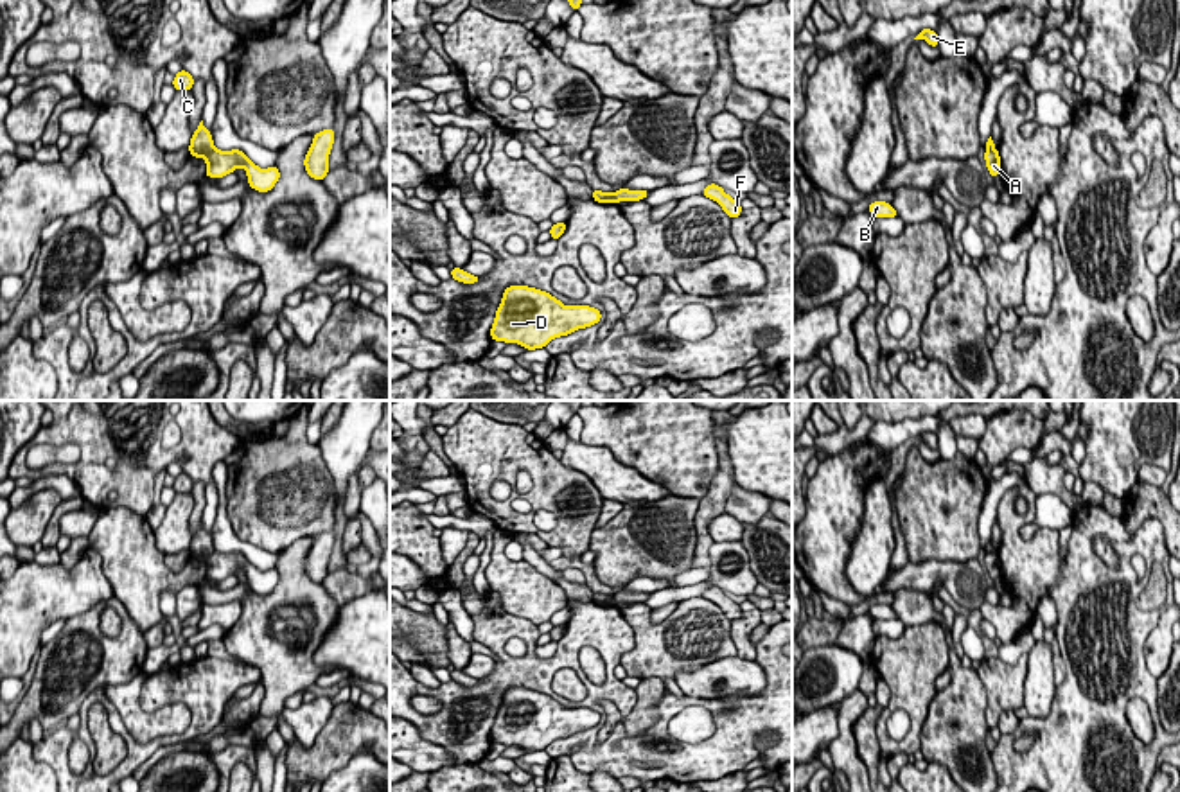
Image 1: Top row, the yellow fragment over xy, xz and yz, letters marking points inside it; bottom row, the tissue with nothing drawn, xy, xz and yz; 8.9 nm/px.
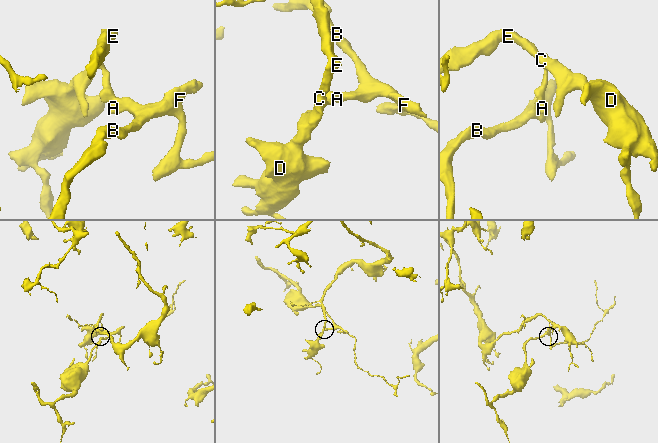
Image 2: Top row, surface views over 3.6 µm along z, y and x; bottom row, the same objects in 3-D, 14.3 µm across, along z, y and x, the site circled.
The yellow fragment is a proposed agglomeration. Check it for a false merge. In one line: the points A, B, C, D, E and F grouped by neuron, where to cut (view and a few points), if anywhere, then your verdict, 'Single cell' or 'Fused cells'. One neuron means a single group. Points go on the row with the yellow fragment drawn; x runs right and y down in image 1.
Groups: A B F / C D E. Split along xy (214, 148), (203, 157). Fused cells

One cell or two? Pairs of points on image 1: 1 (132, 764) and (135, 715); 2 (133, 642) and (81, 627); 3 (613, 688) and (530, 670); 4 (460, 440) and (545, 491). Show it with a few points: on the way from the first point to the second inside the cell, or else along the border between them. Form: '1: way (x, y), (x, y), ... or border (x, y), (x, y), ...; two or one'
1: border (112, 703), (124, 728), (139, 742), (175, 735); two
2: way (121, 645), (99, 645), (94, 640); one
3: way (591, 686), (572, 663), (552, 665); one
4: way (484, 449), (516, 453), (534, 467); one

